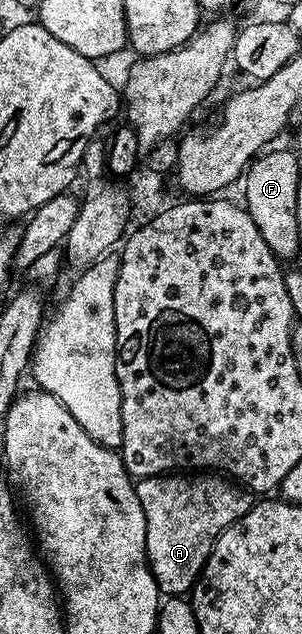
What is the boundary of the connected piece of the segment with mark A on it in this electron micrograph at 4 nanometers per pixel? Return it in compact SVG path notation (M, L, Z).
M171 472L151 478L137 479L138 499L144 508L146 521L146 563L150 566L159 591L166 596L186 596L194 589L204 564L218 537L240 516L254 505L256 498L251 491L235 484L229 477L214 472Z

